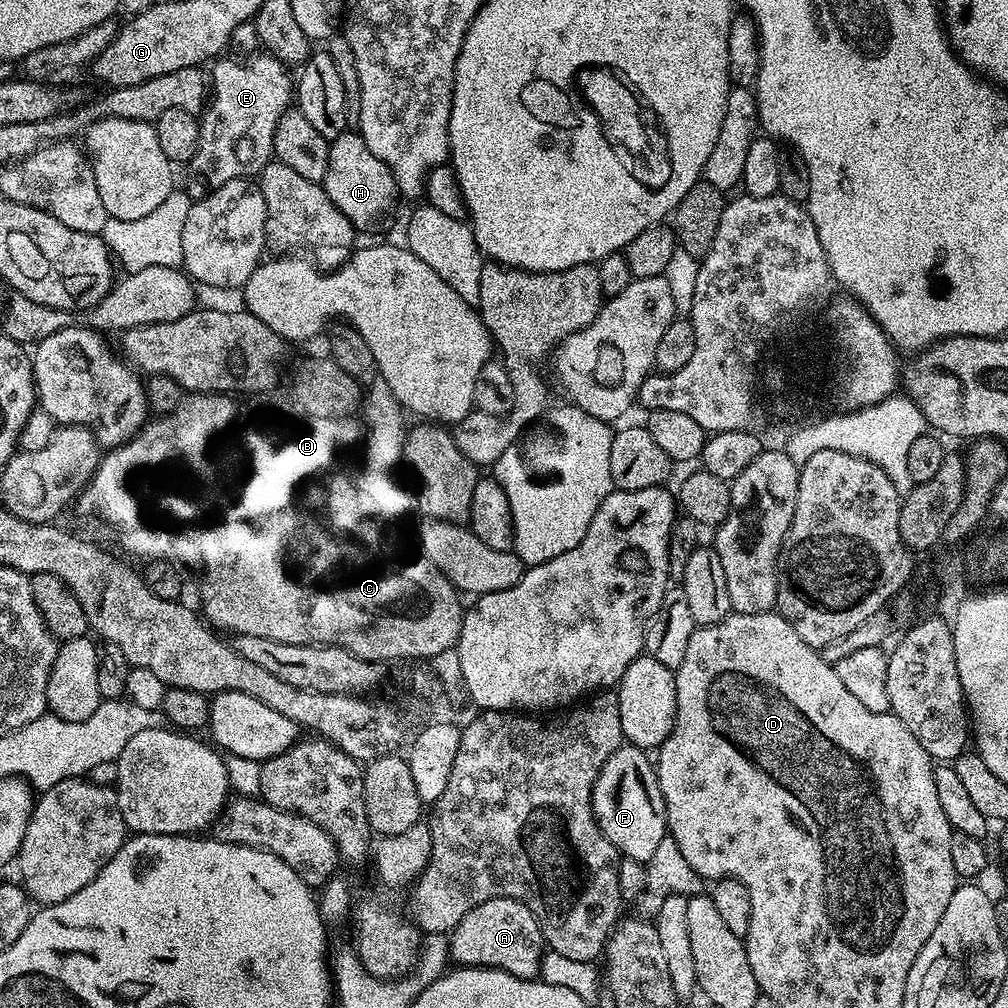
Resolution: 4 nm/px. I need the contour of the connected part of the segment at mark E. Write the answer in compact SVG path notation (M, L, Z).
M252 54L247 58L220 58L210 68L210 99L200 121L198 150L190 162L208 186L255 177L273 159L272 143L278 118L294 100L294 76L277 56Z

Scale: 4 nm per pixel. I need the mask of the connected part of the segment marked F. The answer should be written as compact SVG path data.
M622 746L617 752L610 754L610 758L606 758L606 766L602 766L602 770L594 782L592 809L602 834L606 834L606 838L610 838L610 842L621 857L646 862L650 858L650 854L654 854L654 850L658 850L658 842L662 842L662 838L668 835L666 802L662 790L658 786L653 761L645 749Z

